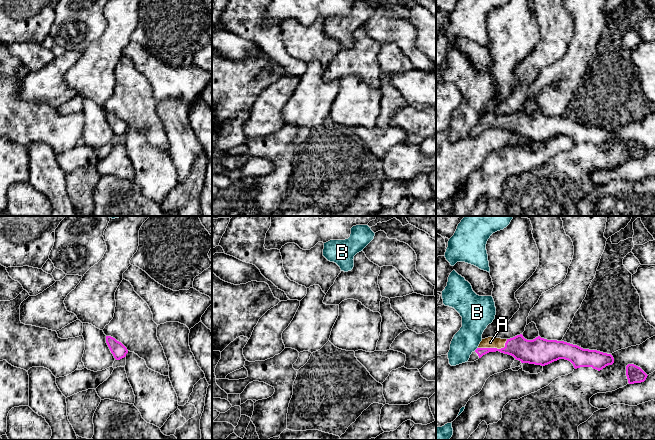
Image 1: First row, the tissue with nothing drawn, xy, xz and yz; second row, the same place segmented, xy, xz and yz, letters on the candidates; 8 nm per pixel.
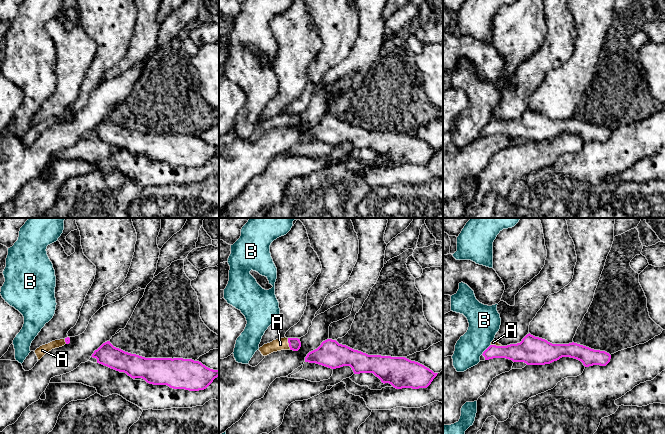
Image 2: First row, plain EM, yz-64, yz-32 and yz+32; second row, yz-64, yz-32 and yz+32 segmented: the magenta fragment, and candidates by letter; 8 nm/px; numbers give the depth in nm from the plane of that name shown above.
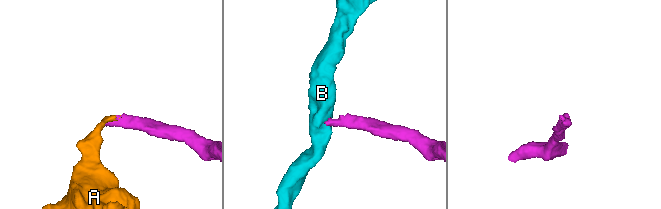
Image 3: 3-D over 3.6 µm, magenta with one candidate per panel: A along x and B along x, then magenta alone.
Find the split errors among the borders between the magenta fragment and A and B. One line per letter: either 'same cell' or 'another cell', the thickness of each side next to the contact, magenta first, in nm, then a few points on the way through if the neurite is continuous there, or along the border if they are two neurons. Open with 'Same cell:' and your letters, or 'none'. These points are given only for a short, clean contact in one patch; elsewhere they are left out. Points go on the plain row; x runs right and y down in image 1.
Same cell: A
A: same cell; calibres 180 and 90 nm; way yz (524, 126), (520, 124), (494, 124), (490, 118)
B: another cell; calibres 70 and 220 nm; border yz (477, 123), (474, 126)

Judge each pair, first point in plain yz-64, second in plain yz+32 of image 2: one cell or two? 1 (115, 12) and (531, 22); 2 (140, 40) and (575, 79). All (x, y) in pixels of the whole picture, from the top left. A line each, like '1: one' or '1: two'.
1: two
2: one

